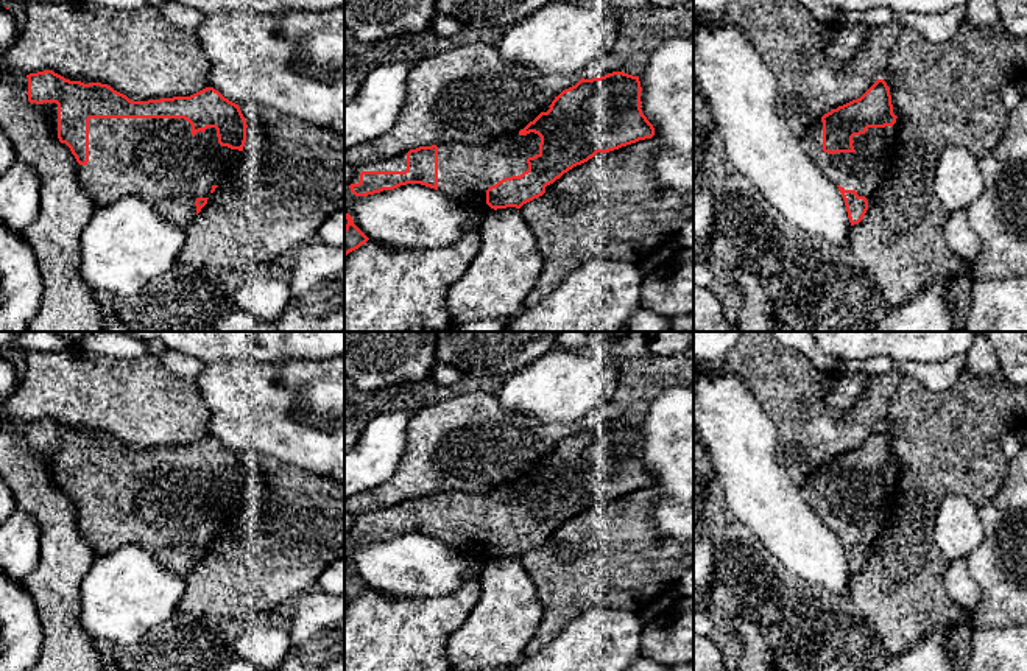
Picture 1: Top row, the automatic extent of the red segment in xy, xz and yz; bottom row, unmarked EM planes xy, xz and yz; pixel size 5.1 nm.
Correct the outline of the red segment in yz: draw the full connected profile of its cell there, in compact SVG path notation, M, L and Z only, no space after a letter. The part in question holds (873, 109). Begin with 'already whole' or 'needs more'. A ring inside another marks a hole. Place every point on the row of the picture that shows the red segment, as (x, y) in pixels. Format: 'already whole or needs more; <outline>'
needs more; M877 79L860 98L824 114L799 139L807 156L838 187L851 226L863 220L882 187L899 123L890 87Z

